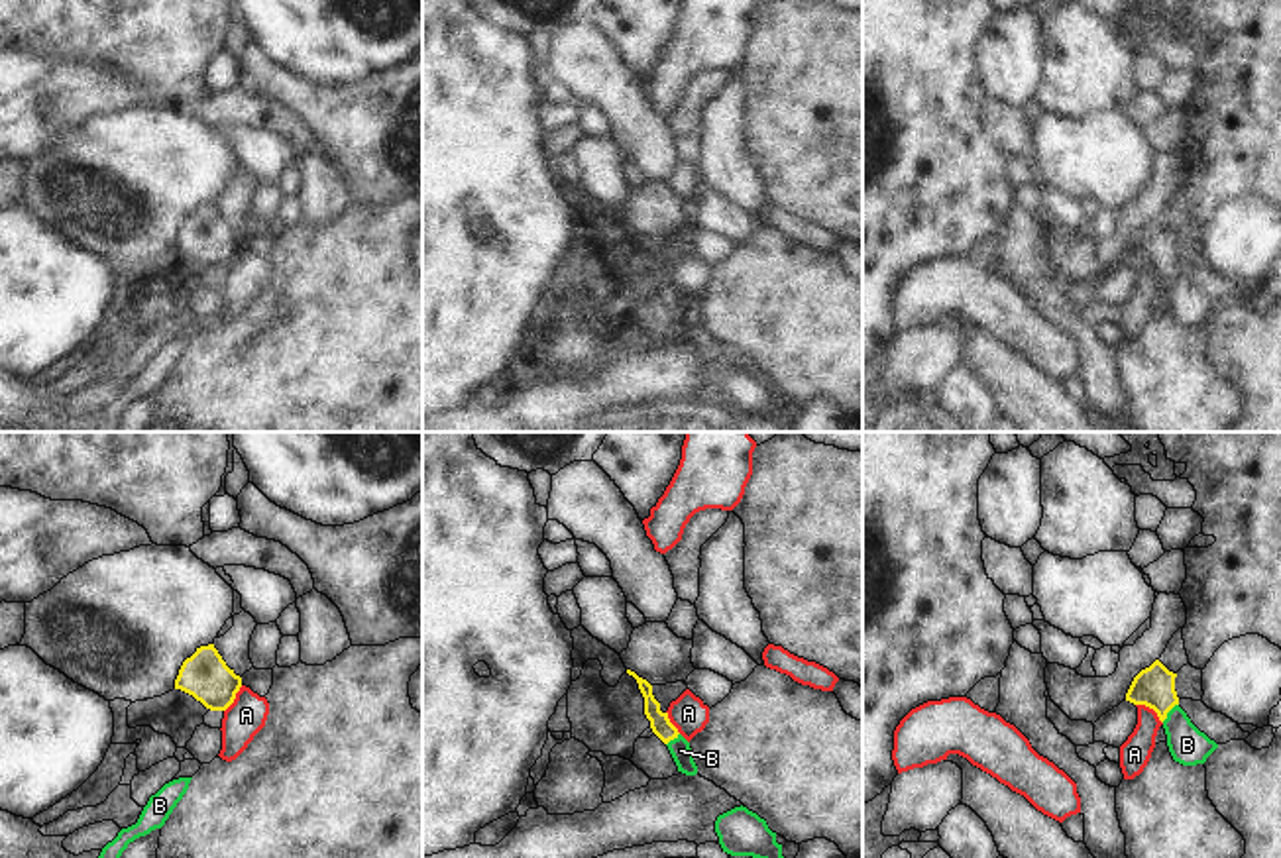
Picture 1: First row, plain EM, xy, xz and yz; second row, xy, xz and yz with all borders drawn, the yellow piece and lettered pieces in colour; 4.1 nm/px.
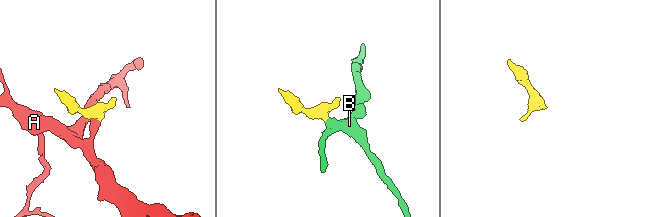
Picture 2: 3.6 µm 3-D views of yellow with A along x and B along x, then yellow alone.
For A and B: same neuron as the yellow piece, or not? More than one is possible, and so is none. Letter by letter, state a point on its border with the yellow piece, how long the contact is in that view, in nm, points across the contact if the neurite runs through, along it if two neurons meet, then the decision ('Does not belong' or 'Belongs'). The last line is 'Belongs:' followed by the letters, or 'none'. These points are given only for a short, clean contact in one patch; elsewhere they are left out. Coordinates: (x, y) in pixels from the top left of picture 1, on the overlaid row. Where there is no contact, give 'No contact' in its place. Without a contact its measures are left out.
A: Touches yellow at yz (1152, 707). Shared border 140 nm. Boundary: yz (1136, 703), (1148, 705), (1162, 723). Does not belong
B: Touches yellow at yz (1168, 711). Shared border 100 nm. Path across: yz (1154, 686), (1168, 711), (1187, 745). Belongs
Belongs: B

